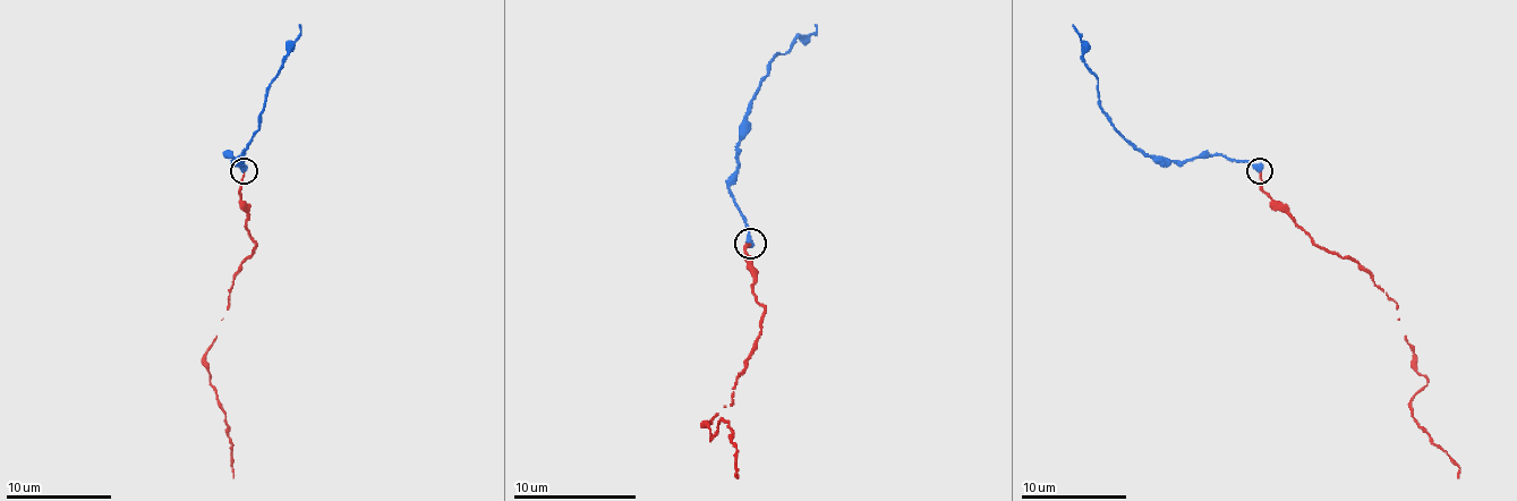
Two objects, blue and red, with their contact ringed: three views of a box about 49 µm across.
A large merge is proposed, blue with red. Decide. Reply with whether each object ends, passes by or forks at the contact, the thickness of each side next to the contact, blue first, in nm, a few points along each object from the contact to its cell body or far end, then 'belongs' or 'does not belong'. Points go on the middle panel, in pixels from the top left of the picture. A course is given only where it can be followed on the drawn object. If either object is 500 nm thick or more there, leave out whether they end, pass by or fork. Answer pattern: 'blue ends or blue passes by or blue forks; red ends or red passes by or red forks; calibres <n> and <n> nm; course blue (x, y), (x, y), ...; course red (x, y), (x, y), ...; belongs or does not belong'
blue ends; red ends; calibres 480 and 120 nm; course blue (749, 243), (727, 187), (736, 169), (736, 141), (749, 101), (770, 60), (799, 36), (817, 30), (814, 24); course red (749, 243), (747, 268), (765, 311), (756, 350), (734, 404), (706, 425), (709, 440), (727, 422), (736, 474); belongs

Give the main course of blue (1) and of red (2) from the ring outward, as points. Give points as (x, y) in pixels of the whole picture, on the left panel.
1: (244, 171), (240, 161), (224, 155), (232, 161), (258, 127), (270, 82), (301, 32), (298, 24)
2: (244, 171), (240, 205), (256, 245), (232, 282), (230, 303), (206, 354), (209, 382), (224, 416), (232, 477)

